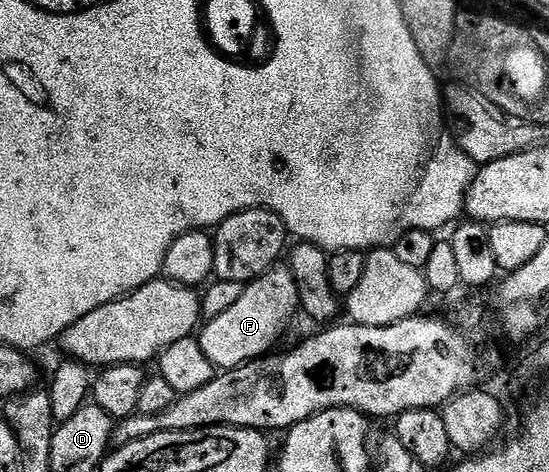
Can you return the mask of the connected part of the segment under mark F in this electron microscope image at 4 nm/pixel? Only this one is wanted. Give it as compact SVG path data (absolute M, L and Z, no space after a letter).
M286 266L271 268L266 274L244 285L242 298L238 298L238 302L234 302L226 314L218 314L199 329L202 354L206 354L206 358L210 358L218 370L224 371L271 353L275 349L272 347L275 346L276 339L287 330L288 323L295 318L296 312L298 316L299 308L298 286L292 271Z

